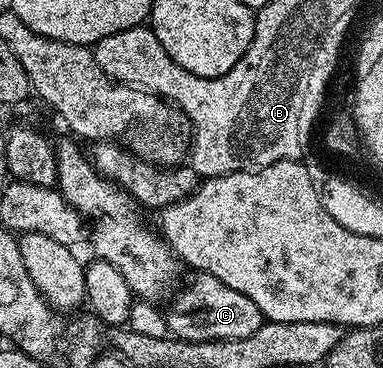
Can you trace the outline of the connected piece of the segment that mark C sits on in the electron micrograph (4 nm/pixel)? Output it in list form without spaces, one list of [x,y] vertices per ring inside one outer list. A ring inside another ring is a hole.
[[[197,273],[194,281],[164,310],[170,334],[179,341],[230,341],[247,339],[259,331],[267,318],[243,291],[219,283],[210,273]]]

